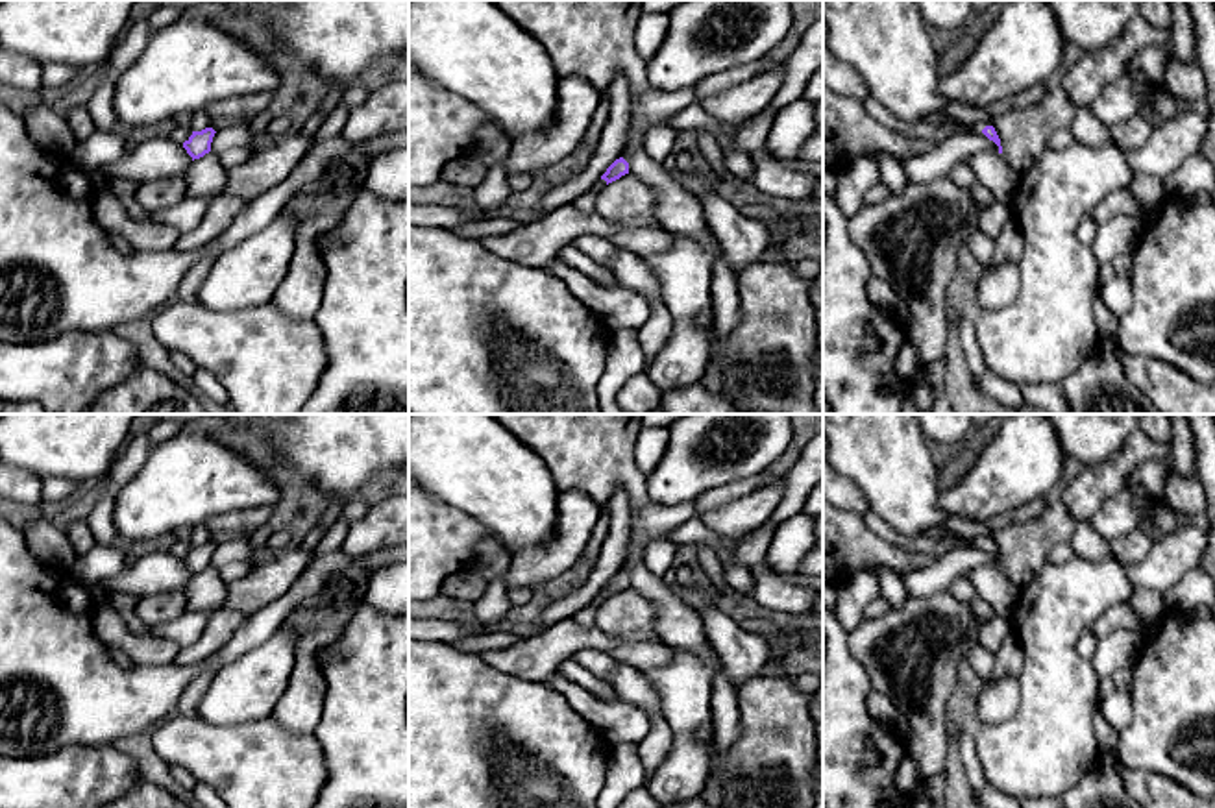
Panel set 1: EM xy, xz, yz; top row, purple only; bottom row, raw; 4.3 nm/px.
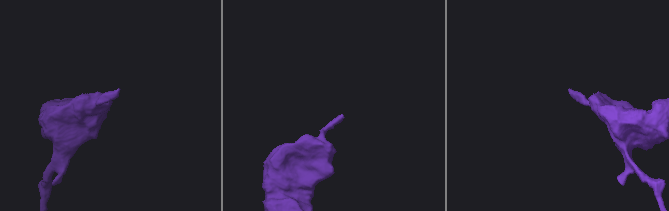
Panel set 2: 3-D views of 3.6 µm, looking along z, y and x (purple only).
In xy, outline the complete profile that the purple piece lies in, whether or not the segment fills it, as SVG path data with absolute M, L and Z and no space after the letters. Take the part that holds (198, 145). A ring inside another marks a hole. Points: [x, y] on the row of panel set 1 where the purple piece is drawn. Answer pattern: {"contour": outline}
{"contour": "M213 128L192 131L192 135L183 142L183 148L192 157L192 161L211 152L215 133L216 131Z"}

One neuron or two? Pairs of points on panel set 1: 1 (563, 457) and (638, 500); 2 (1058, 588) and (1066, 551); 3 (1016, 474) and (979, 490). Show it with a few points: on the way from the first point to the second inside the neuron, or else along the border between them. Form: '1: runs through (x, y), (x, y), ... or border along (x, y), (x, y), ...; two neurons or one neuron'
1: runs through (583, 457), (605, 459), (625, 479); one neuron
2: border along (1075, 555), (1064, 563), (1047, 563); two neurons
3: runs through (1006, 474), (988, 489); one neuron

